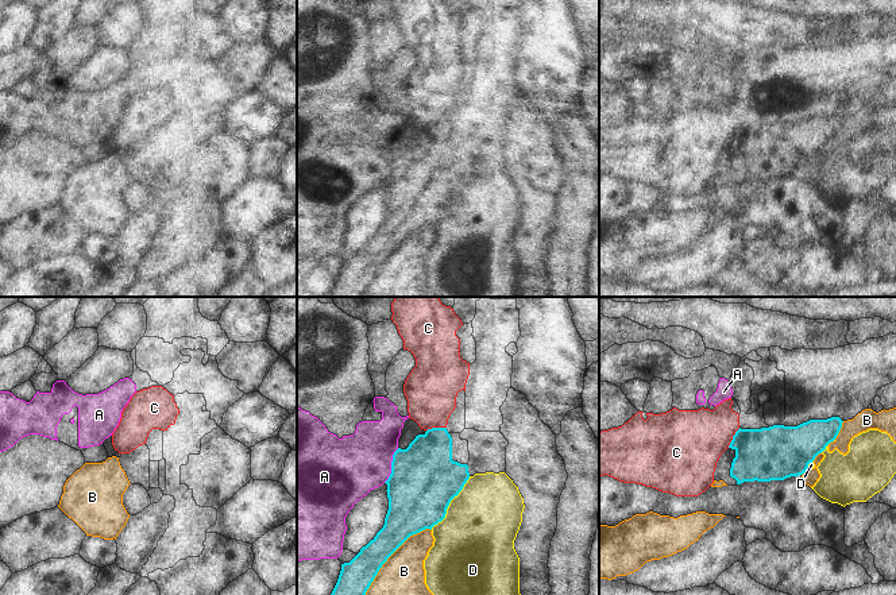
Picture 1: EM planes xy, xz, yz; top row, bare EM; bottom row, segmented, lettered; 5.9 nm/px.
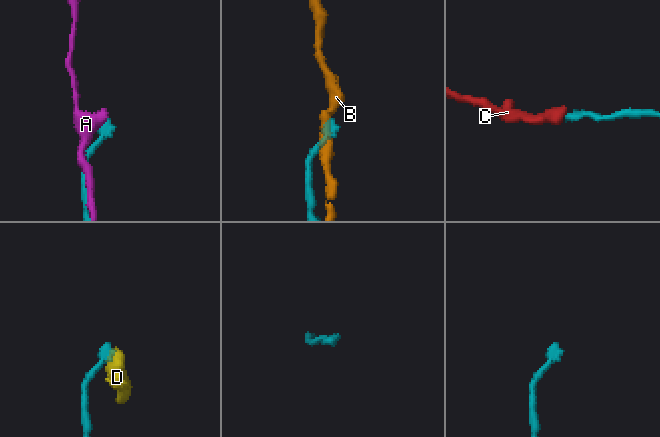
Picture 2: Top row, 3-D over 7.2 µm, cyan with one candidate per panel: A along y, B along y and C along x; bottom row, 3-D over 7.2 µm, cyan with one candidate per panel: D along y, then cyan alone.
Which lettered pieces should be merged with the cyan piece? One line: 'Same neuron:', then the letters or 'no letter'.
Same neuron: no letter

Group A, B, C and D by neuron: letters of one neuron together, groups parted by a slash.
A / B / C / D

